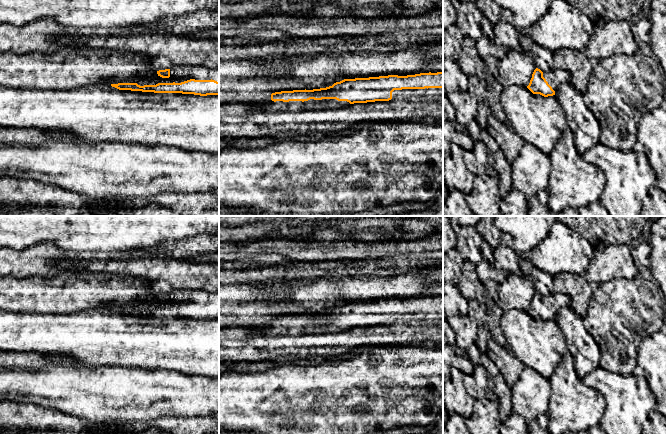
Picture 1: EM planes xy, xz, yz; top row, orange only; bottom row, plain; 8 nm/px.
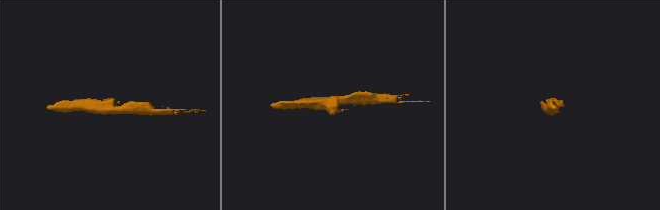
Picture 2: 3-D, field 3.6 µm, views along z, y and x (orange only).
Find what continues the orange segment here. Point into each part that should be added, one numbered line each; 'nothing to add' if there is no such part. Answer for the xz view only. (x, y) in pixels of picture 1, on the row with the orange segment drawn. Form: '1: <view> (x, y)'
1: xz (404, 93)
2: xz (227, 109)

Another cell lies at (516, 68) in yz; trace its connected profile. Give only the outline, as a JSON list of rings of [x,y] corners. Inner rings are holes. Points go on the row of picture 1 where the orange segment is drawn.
[[[509,50],[499,61],[499,79],[503,88],[510,85],[527,87],[536,69],[530,52]]]

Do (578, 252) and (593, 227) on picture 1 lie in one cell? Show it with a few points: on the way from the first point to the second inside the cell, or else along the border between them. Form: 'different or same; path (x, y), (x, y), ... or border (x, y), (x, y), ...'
different; border (567, 226), (576, 230), (594, 249)

